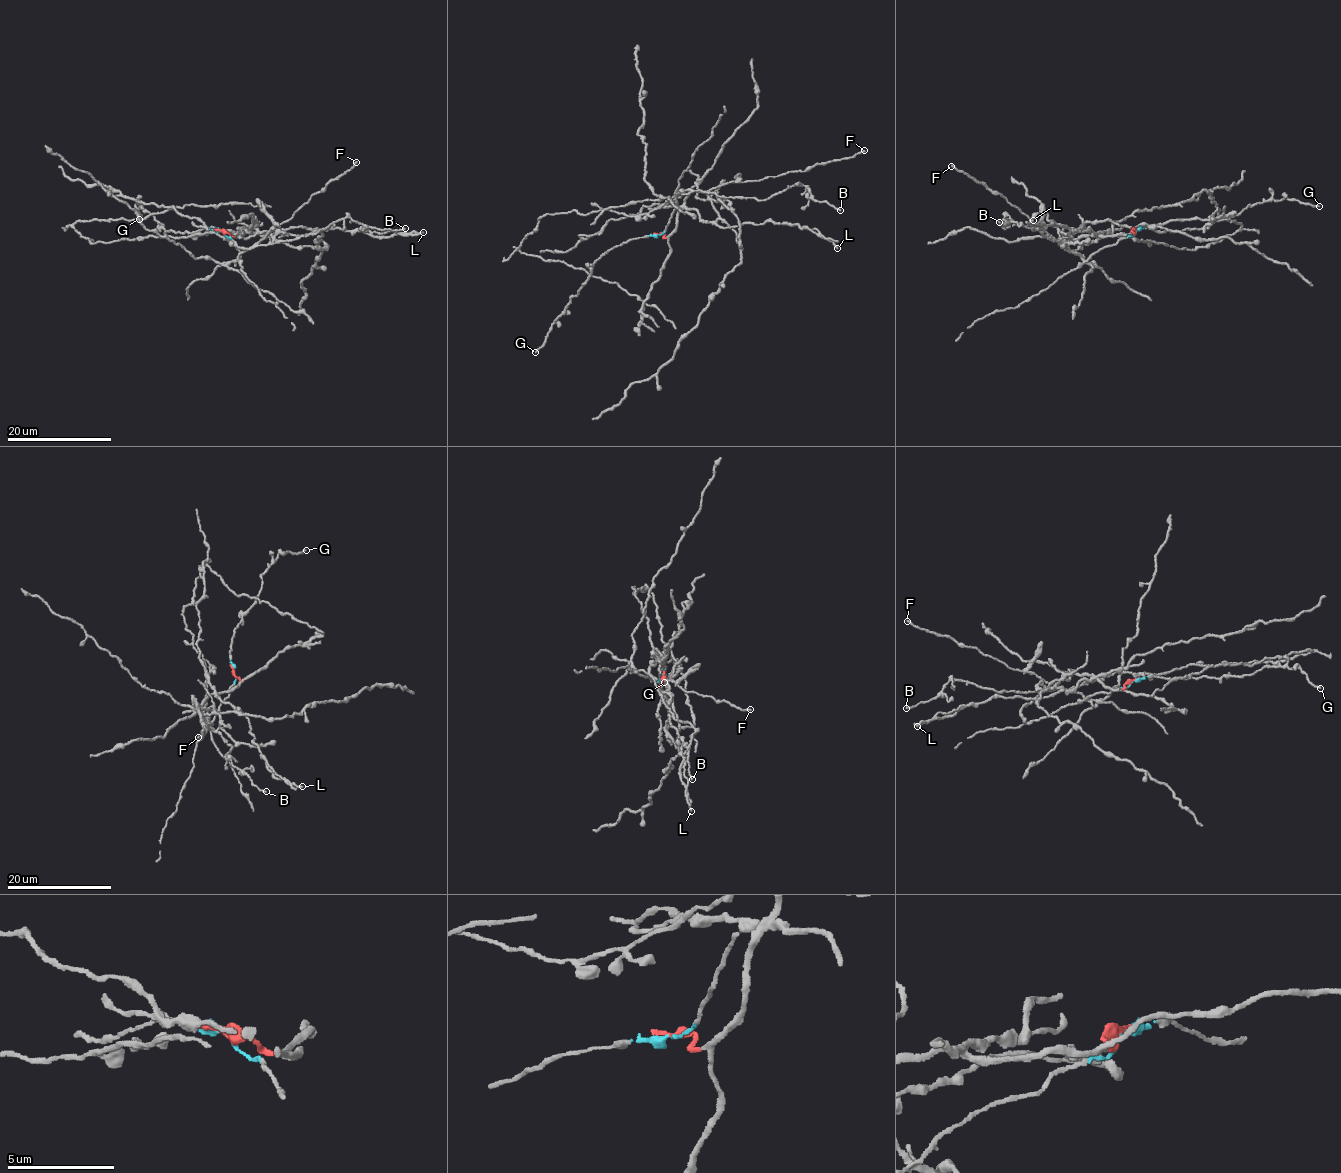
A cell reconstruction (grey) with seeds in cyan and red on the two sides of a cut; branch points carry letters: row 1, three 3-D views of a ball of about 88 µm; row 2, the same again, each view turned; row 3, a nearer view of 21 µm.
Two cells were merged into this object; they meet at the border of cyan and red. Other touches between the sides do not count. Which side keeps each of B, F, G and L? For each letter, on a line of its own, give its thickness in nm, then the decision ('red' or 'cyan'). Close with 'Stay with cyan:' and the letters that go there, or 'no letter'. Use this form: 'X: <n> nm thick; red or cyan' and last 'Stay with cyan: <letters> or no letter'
B: 160 nm thick; red
F: 170 nm thick; red
G: 170 nm thick; cyan
L: 190 nm thick; red
Stay with cyan: G

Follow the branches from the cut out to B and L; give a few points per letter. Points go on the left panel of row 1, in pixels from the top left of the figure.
B: (221, 231), (247, 238), (264, 231), (273, 243), (294, 240), (348, 217), (370, 228), (405, 228)
L: (221, 231), (239, 237), (234, 236), (236, 232), (307, 235), (335, 229), (368, 230), (378, 233), (424, 232)

